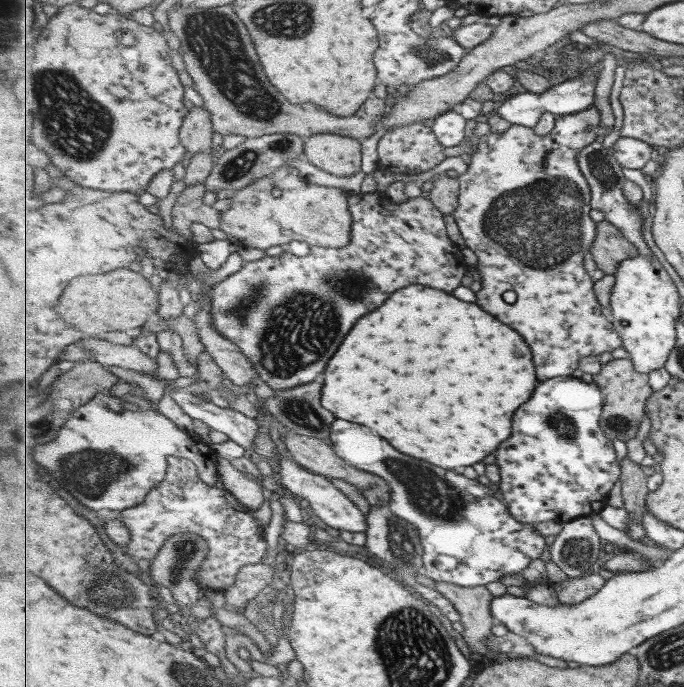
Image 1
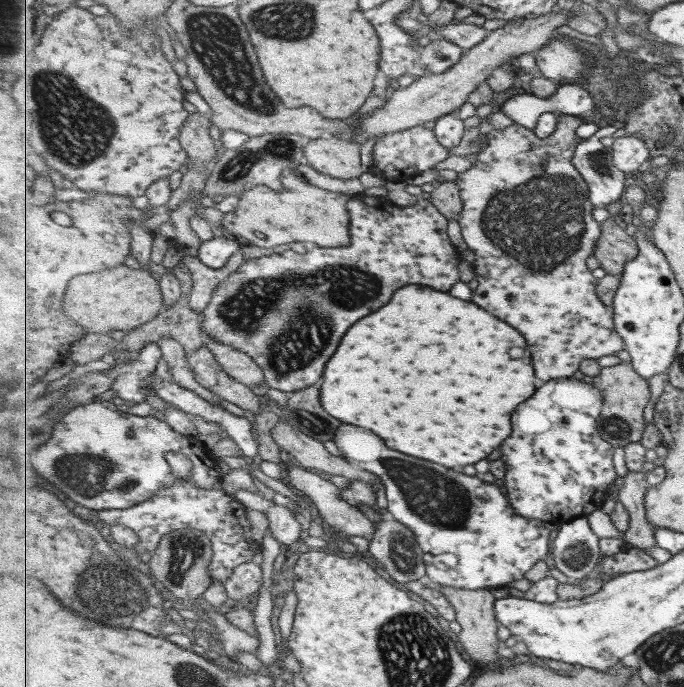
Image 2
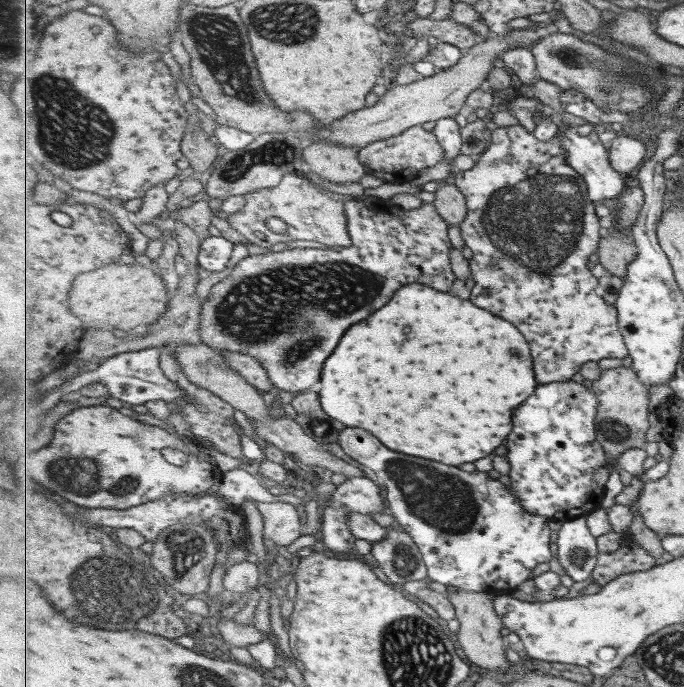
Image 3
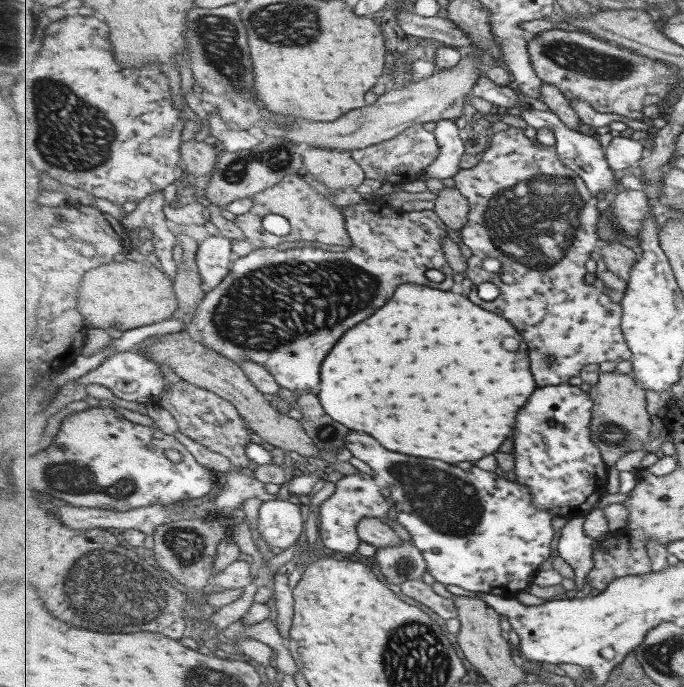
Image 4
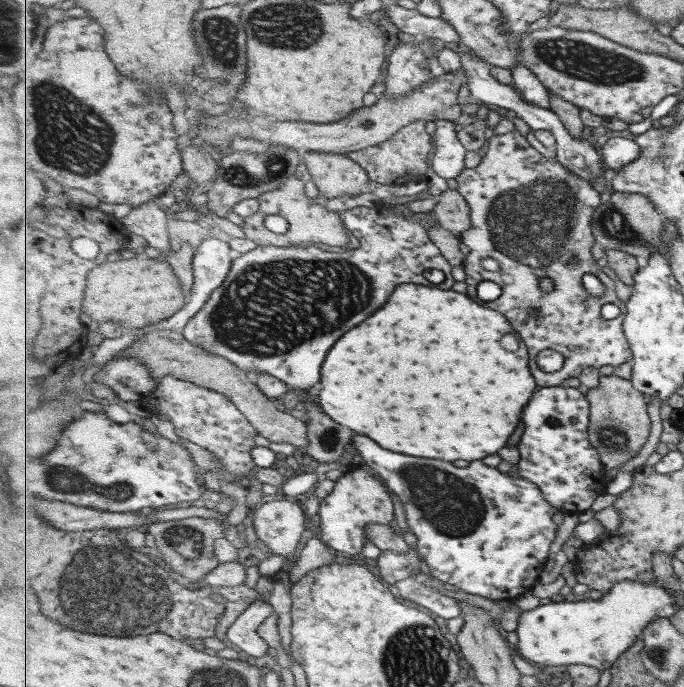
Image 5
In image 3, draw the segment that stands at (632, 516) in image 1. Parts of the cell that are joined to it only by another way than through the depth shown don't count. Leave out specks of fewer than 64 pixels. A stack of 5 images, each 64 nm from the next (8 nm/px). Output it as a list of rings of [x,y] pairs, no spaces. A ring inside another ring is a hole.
[[[643,475],[633,476],[628,482],[628,485],[615,496],[614,500],[616,504],[629,506],[631,512],[633,512],[633,522],[626,535],[630,536],[630,540],[641,544],[648,554],[657,560],[656,565],[662,565],[665,563],[663,554],[665,554],[666,550],[661,542],[661,536],[659,533],[653,532],[645,524],[643,514],[635,508],[635,501],[639,499],[639,495],[641,495],[641,491],[645,487],[645,482],[646,480]]]

